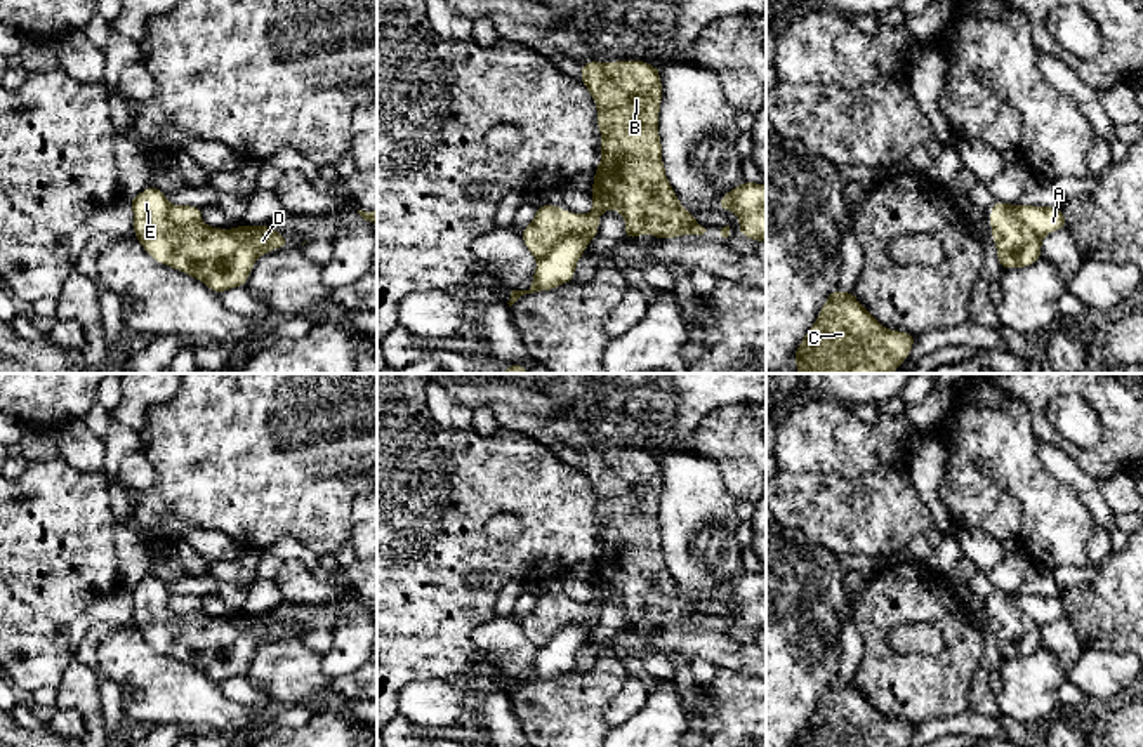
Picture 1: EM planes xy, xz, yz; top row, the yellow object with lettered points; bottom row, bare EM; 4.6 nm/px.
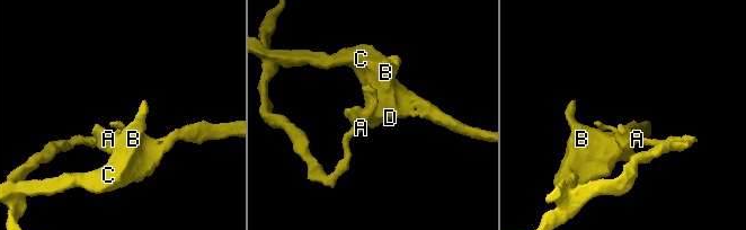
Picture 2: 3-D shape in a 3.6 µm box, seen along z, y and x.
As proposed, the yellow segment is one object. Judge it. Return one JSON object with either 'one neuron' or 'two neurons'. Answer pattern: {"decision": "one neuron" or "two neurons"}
{"decision": "two neurons"}

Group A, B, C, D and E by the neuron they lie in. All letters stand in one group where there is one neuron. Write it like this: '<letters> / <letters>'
A / B C D E

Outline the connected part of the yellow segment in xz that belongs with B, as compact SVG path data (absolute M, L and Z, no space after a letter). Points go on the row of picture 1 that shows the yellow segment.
M644 61L582 63L580 83L592 96L598 115L596 123L601 130L601 162L594 170L592 210L589 215L566 212L552 203L537 207L533 221L519 233L528 252L544 259L566 235L584 235L589 241L599 235L598 221L605 210L615 208L625 219L624 238L634 240L639 235L651 235L660 240L684 235L704 235L695 215L679 203L671 186L658 134L658 113L662 102L660 68Z

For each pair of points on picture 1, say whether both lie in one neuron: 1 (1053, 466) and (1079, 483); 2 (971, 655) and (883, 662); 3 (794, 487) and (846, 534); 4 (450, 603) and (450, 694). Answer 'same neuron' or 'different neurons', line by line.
1: same neuron
2: same neuron
3: same neuron
4: different neurons

